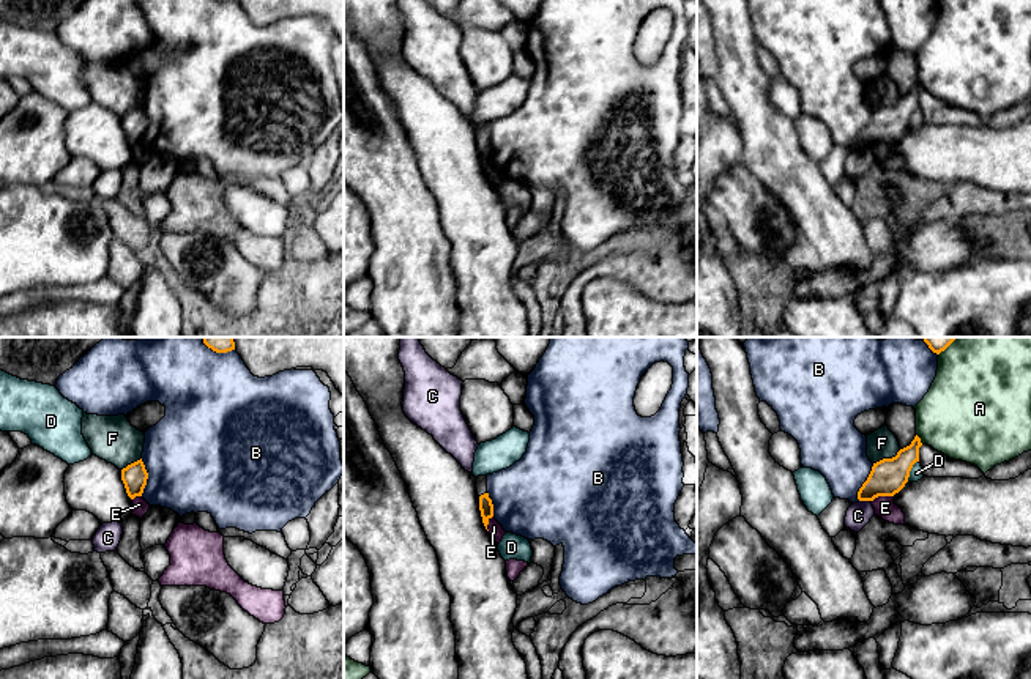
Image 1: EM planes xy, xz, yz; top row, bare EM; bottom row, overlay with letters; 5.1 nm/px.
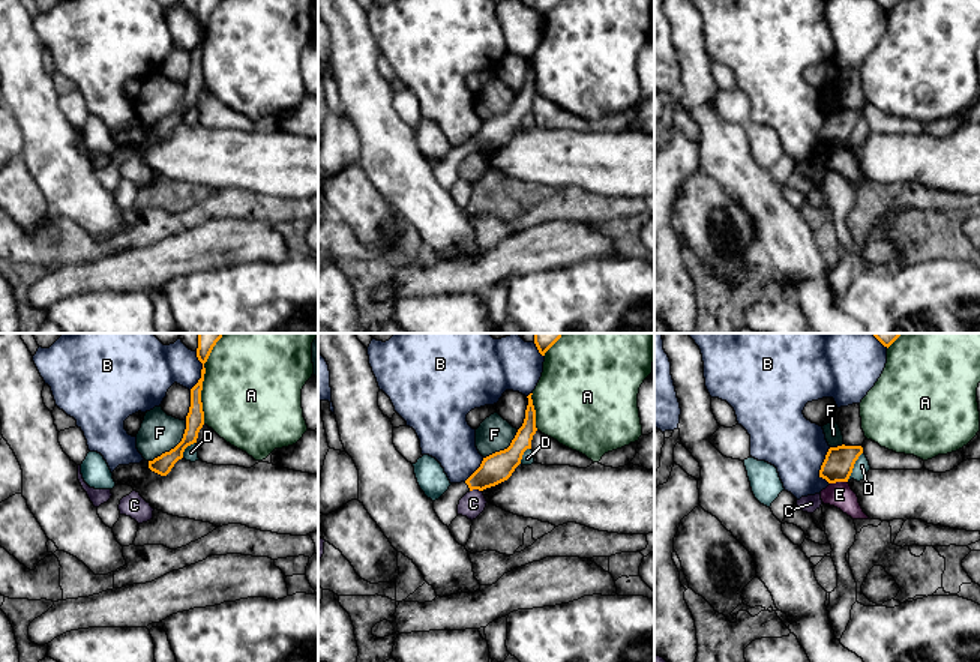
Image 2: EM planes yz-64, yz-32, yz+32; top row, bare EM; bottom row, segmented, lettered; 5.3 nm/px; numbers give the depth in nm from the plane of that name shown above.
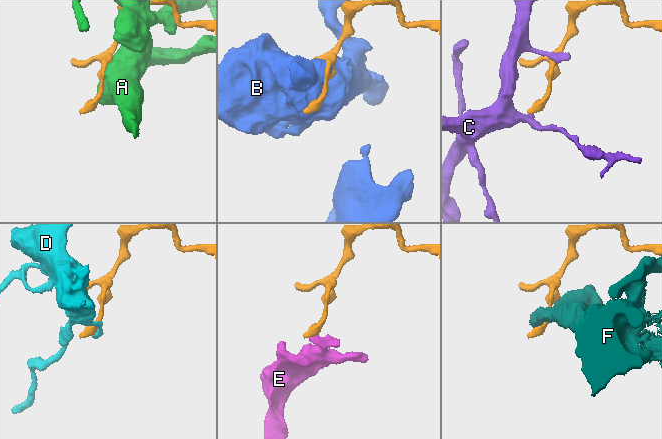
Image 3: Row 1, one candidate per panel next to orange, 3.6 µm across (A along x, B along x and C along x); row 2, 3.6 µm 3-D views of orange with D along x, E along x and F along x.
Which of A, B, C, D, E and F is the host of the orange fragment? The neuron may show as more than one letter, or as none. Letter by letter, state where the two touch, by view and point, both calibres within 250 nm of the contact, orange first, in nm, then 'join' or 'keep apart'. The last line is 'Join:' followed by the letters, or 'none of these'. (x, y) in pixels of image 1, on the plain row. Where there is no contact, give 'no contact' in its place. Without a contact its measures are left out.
A: meets orange in yz at (919, 85); 190 nm thick on the orange side, 420 nm on the other; keep apart
B: meets orange in xy at (147, 125); 130 nm thick on the orange side, 480 nm on the other; keep apart
C: meets orange in yz at (864, 147); 190 nm thick on the orange side, 120 nm on the other; keep apart
D: meets orange in yz at (910, 117); 190 nm thick on the orange side, 70 nm on the other; keep apart
E: meets orange in yz at (882, 142); 190 nm thick on the orange side, 110 nm on the other; keep apart
F: meets orange in yz at (886, 106); 190 nm thick on the orange side, 150 nm on the other; keep apart
Join: none of these

